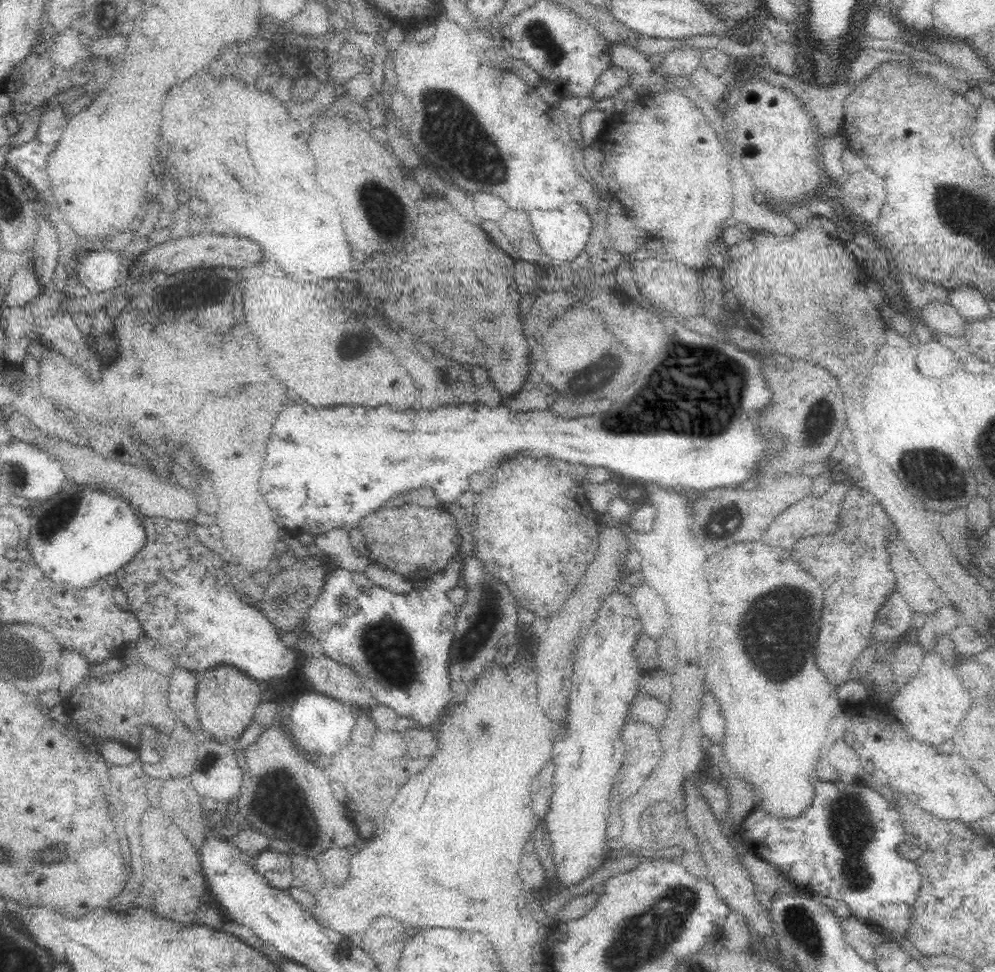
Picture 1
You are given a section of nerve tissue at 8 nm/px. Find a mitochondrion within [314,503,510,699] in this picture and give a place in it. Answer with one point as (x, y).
(386, 645)

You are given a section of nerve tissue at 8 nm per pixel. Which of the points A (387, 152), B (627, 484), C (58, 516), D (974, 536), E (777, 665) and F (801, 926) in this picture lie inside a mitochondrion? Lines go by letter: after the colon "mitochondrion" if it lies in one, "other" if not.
A: other
B: other
C: mitochondrion
D: other
E: mitochondrion
F: mitochondrion

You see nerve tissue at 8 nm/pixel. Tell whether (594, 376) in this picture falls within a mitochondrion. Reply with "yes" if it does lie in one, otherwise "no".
yes

